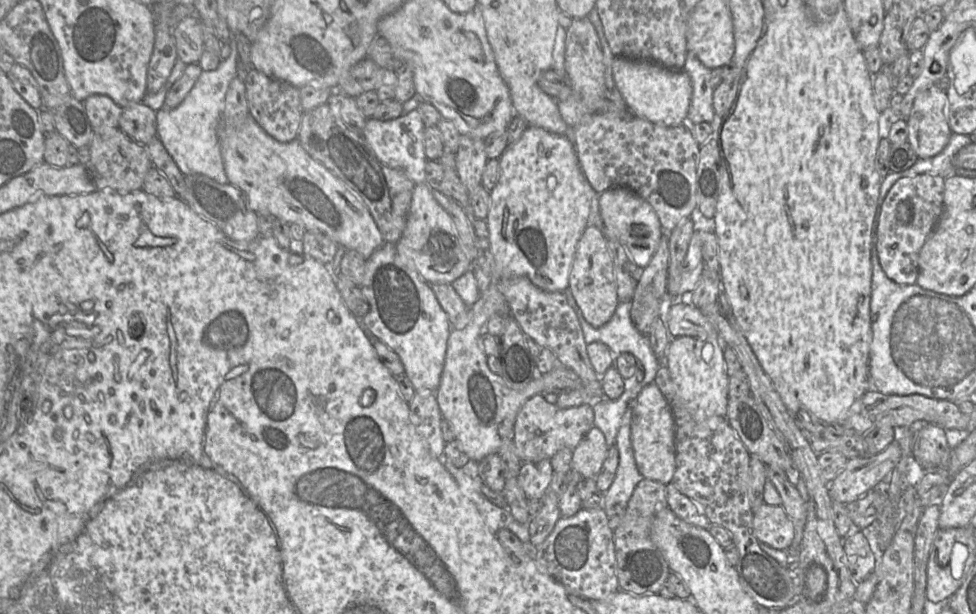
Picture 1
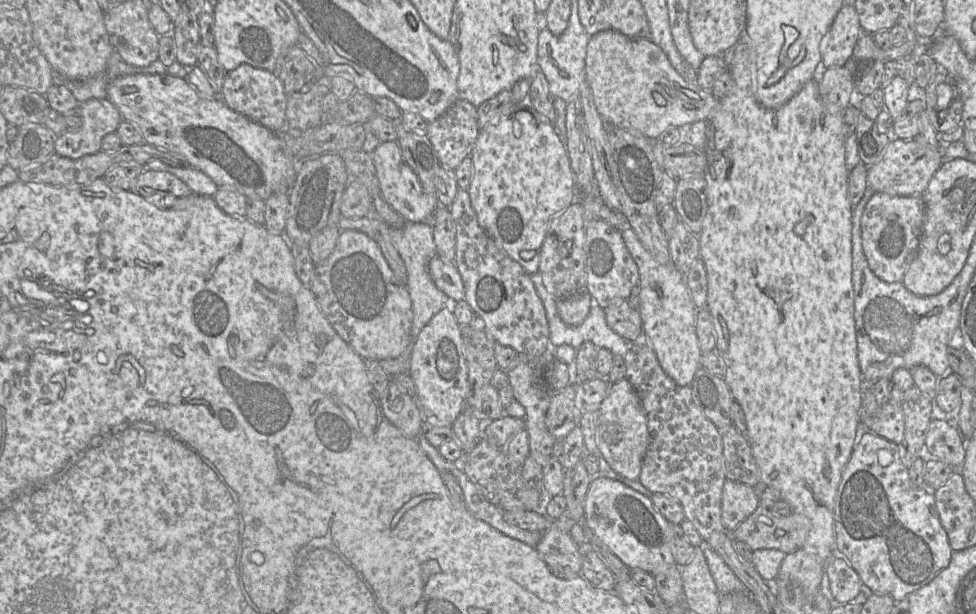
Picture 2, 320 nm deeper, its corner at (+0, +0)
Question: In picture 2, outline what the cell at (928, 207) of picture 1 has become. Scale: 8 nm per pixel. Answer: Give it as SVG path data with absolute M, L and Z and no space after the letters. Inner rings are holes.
M877 192L861 217L862 246L871 271L887 283L901 282L917 254L924 224L922 196L893 196Z

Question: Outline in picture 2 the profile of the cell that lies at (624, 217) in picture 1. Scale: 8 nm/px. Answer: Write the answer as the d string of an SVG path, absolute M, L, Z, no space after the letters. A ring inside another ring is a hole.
M633 229L621 232L623 241L638 266L640 274L640 307L643 331L663 371L679 386L690 386L701 366L702 351L696 333L696 307L683 272L673 263L661 264L644 247Z

